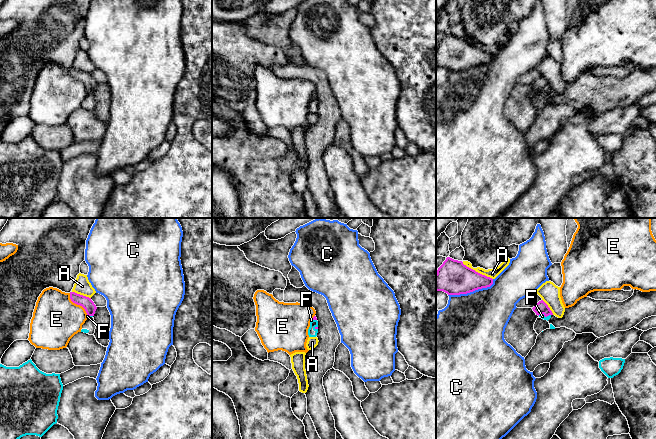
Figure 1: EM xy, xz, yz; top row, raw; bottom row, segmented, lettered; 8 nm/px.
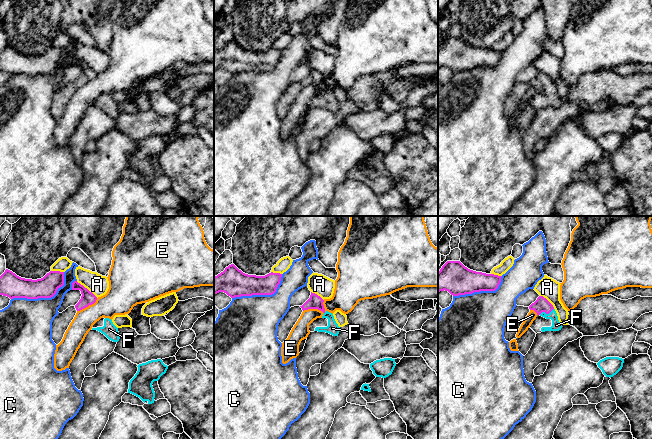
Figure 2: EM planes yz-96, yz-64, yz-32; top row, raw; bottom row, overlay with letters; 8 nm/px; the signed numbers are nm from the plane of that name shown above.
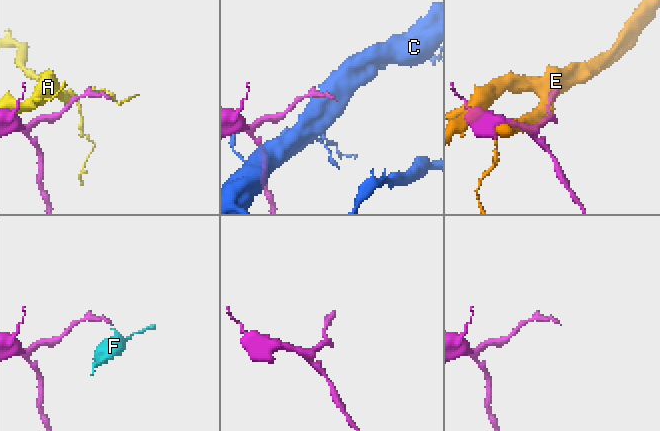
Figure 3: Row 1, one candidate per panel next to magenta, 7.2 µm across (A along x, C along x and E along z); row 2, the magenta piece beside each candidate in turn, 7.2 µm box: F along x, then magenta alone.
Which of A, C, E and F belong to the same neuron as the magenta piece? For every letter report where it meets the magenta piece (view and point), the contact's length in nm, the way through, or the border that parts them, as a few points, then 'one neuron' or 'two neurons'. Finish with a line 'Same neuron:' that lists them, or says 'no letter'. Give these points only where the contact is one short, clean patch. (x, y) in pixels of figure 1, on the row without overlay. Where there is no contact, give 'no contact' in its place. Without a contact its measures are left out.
A: yz (477, 48) | 280 nm | two neurons
C: yz (472, 67) | 400 nm | two neurons
E: xy (77, 80) | 240 nm | two neurons
F: yz (544, 91) | 100 nm | across yz (541, 83), (544, 91), (542, 92) | one neuron
Same neuron: F

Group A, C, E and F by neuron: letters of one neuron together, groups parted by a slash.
A / C / E / F

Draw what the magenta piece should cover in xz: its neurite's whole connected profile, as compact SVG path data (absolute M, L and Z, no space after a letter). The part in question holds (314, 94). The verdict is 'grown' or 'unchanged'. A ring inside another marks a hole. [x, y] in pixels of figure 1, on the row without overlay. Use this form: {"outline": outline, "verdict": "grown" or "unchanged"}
{"outline": "M314 92L310 98L310 103L308 105L309 113L316 113L318 109L318 97L316 92Z", "verdict": "grown"}

